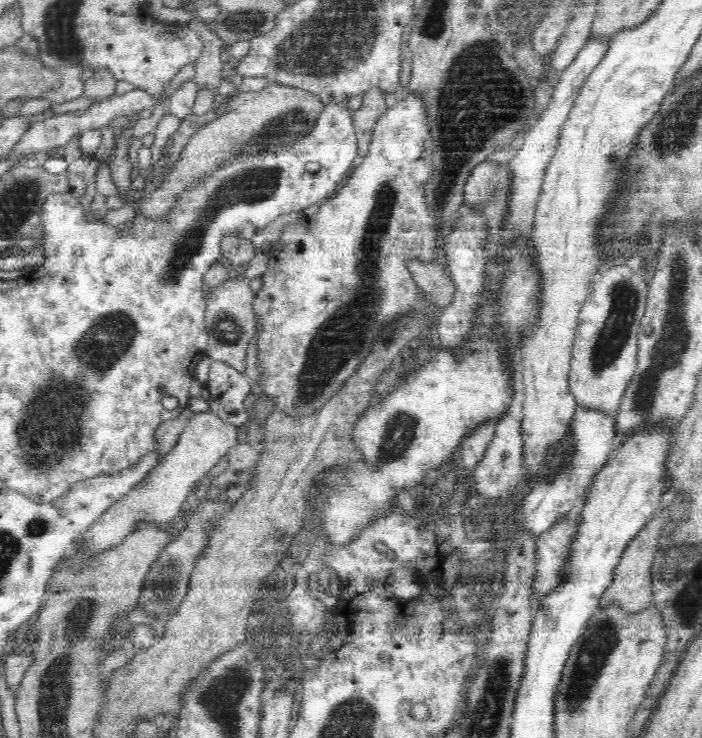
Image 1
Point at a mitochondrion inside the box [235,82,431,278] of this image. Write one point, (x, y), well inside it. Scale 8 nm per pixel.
(294, 117)

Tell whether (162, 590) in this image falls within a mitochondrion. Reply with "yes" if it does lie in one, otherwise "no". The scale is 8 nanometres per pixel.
yes

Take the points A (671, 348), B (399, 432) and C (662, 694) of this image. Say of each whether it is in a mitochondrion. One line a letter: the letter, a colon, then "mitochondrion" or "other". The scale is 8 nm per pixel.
A: mitochondrion
B: mitochondrion
C: other

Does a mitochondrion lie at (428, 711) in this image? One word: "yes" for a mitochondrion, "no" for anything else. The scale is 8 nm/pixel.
no

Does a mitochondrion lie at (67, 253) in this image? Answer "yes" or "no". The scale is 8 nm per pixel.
no

